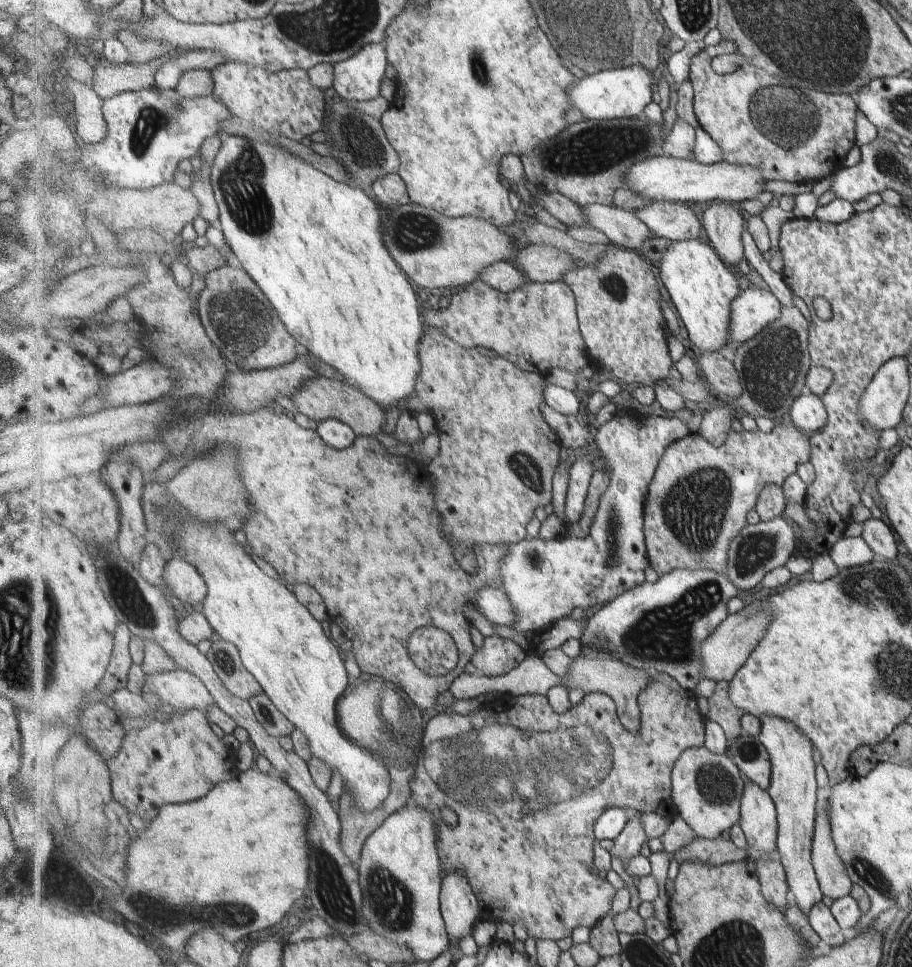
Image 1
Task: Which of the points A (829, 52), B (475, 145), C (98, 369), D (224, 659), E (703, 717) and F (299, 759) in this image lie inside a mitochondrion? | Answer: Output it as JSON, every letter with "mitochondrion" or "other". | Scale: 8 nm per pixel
{"A":"mitochondrion","B":"other","C":"other","D":"mitochondrion","E":"other","F":"other"}

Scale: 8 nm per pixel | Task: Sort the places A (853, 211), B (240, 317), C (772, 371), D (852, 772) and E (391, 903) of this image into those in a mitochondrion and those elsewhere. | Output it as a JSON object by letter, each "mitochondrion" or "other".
{"A":"other","B":"mitochondrion","C":"mitochondrion","D":"other","E":"mitochondrion"}

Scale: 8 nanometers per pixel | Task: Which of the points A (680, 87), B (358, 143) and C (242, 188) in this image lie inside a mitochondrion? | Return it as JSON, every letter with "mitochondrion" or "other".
{"A":"other","B":"mitochondrion","C":"mitochondrion"}

